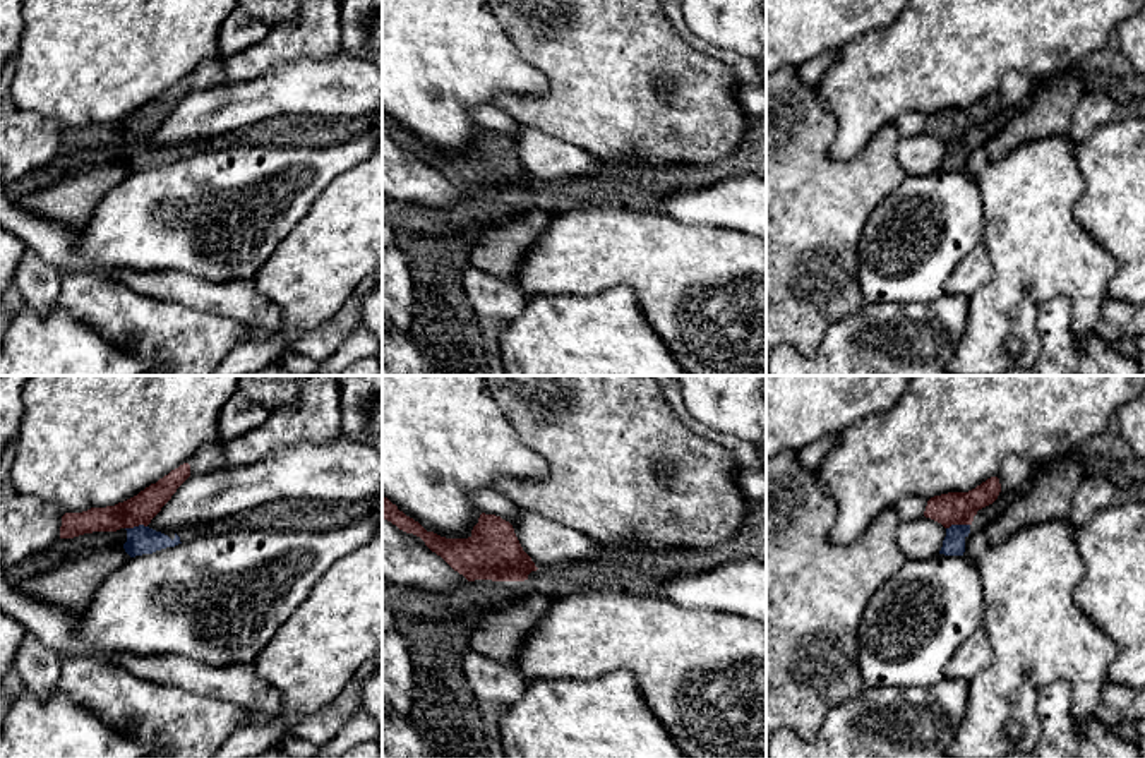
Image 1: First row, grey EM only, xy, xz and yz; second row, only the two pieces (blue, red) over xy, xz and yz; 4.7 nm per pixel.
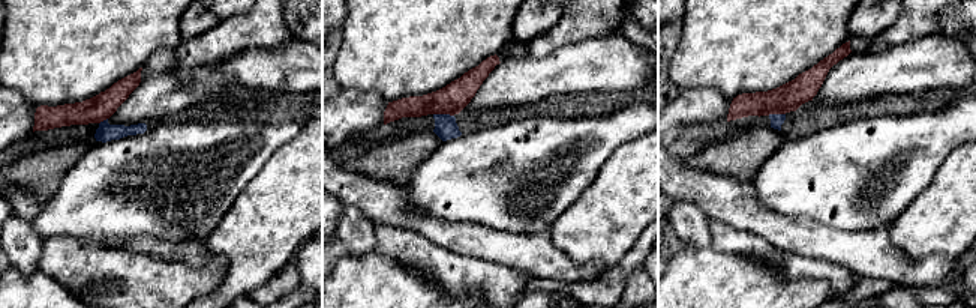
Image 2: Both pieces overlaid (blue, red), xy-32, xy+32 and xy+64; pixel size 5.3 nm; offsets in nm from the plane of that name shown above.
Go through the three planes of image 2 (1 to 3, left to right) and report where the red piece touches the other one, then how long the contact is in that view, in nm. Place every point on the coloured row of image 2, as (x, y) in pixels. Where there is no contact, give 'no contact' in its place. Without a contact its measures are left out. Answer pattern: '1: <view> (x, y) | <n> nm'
1: xy-32 (104, 120) | 60 nm
2: xy+32 (444, 114) | 110 nm
3: xy+64 (775, 114) | 100 nm

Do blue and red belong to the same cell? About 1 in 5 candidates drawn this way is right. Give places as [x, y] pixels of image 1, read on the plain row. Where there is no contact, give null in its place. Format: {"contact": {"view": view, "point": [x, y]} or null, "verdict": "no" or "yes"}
{"contact": {"view": "yz", "point": [957, 141]}, "verdict": "no"}

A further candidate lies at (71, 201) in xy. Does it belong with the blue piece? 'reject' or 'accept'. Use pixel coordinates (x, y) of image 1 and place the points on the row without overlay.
reject

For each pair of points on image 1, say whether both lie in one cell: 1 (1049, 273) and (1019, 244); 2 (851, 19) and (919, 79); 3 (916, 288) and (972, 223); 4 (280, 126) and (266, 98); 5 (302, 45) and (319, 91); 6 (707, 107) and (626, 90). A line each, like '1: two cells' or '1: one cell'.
1: one cell
2: two cells
3: one cell
4: two cells
5: two cells
6: one cell

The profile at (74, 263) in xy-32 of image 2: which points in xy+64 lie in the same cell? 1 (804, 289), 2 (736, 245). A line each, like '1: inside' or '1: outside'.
1: outside
2: inside

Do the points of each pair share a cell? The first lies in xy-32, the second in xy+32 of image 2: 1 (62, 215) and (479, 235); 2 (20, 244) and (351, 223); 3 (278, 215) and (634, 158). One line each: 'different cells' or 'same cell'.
1: different cells
2: same cell
3: same cell

